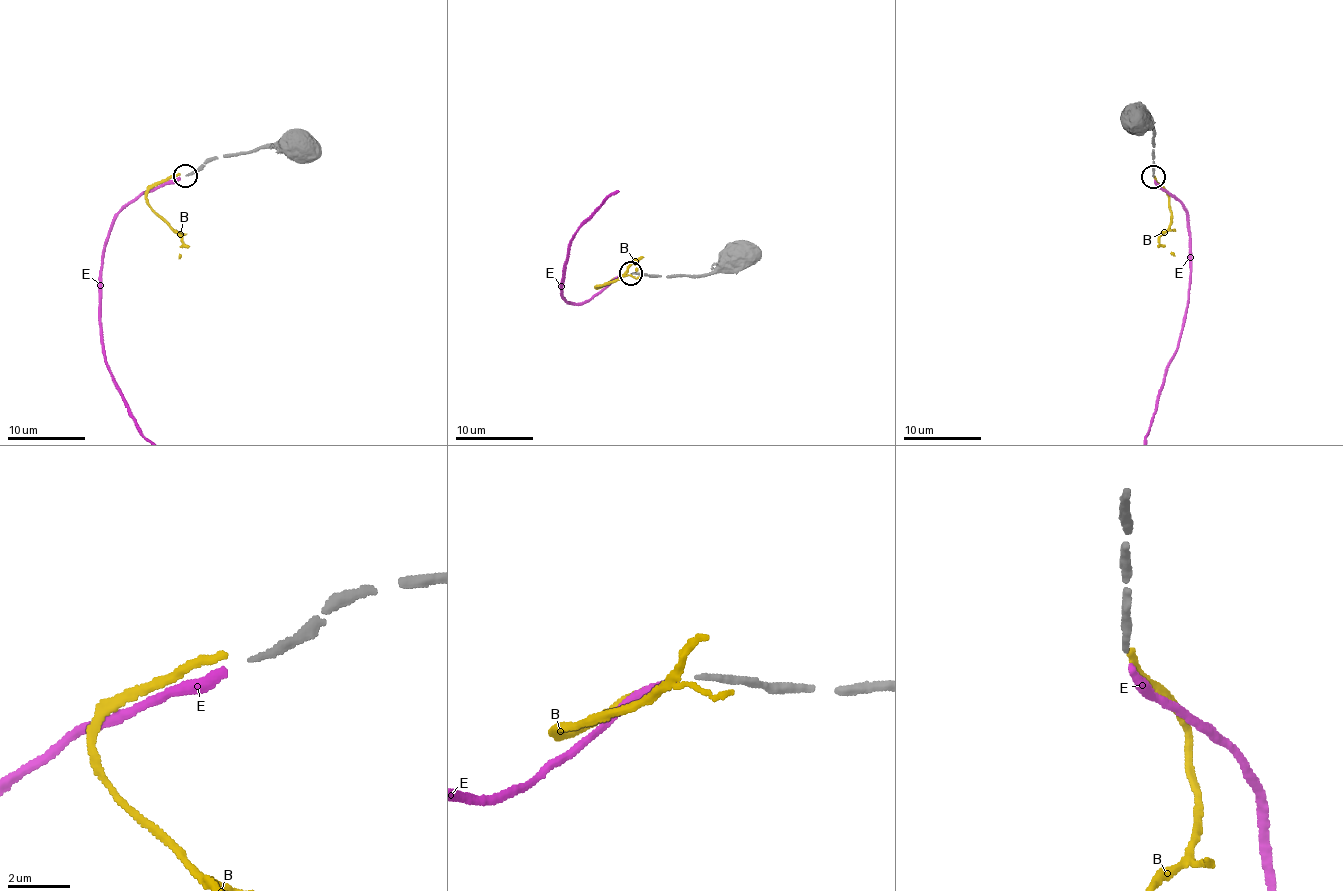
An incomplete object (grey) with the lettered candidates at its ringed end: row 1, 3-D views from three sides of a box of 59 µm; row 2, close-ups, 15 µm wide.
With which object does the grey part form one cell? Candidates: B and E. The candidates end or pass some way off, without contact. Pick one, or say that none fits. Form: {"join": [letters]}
{"join": ["E"]}

